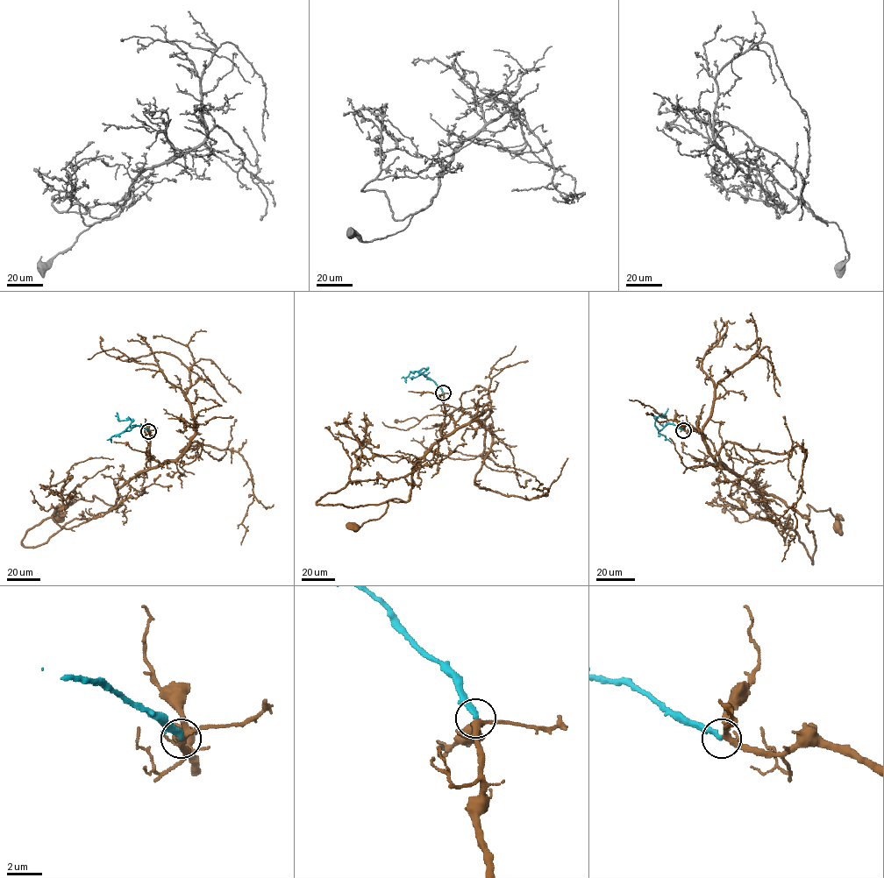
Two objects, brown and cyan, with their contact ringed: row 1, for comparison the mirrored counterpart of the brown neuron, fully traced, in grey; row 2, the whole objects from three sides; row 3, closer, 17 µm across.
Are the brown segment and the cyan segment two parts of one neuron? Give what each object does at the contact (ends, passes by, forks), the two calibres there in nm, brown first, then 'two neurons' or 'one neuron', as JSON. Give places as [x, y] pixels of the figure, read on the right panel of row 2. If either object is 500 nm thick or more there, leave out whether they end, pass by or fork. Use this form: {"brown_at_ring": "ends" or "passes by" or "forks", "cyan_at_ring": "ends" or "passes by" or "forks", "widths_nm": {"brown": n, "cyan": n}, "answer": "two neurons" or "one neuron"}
{"brown_at_ring": "forks", "cyan_at_ring": "ends", "widths_nm": {"brown": 280, "cyan": 300}, "answer": "one neuron"}

